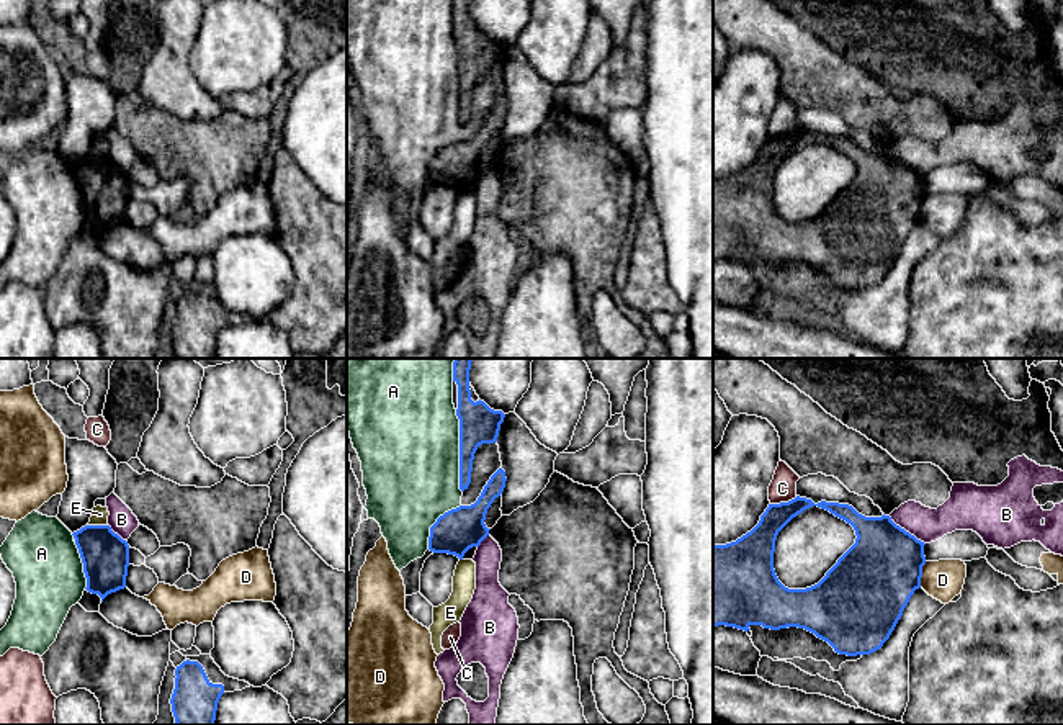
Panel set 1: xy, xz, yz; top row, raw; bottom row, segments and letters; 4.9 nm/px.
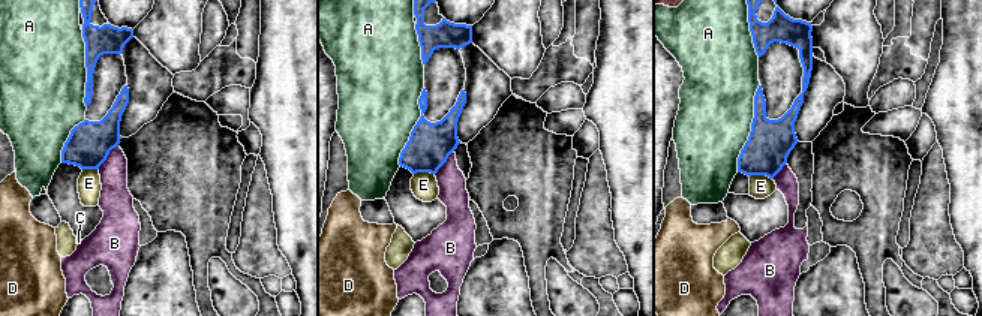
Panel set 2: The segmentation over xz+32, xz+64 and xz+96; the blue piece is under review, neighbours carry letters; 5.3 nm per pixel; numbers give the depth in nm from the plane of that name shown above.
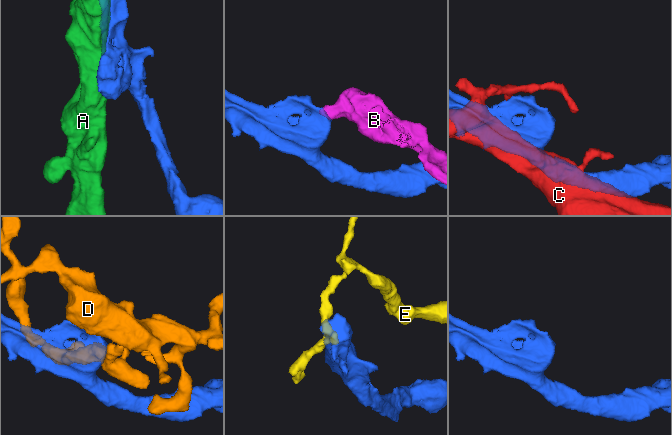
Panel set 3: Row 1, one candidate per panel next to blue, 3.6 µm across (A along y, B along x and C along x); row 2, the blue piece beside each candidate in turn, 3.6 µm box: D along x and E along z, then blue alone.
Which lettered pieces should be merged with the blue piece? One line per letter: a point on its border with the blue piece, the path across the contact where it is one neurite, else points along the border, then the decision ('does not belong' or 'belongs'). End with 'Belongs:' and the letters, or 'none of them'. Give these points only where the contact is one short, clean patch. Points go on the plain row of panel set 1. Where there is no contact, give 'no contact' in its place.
A: contact xz (460, 84); does not belong
B: contact yz (905, 164); border yz (888, 149), (924, 177); does not belong
C: contact yz (784, 136); border yz (797, 130), (771, 138); does not belong
D: contact yz (921, 208); does not belong
E: contact xy (98, 159); does not belong
Belongs: none of them

